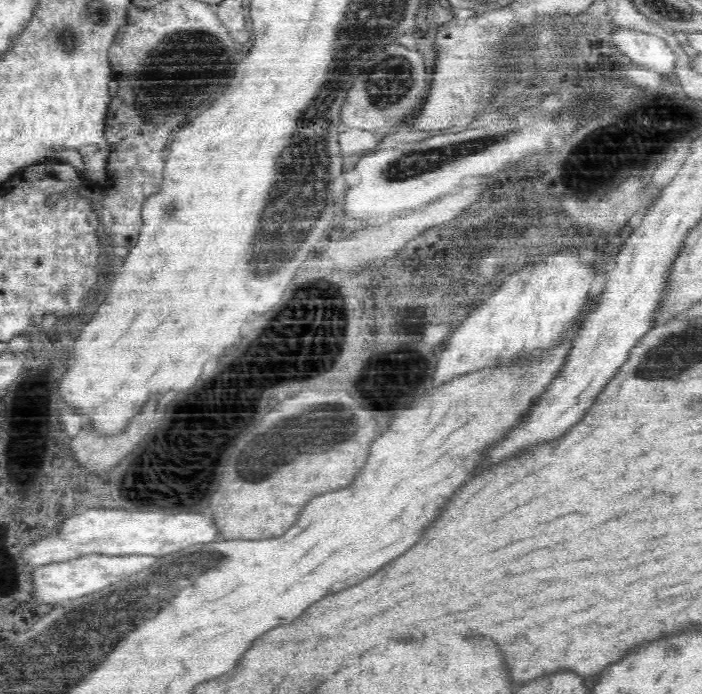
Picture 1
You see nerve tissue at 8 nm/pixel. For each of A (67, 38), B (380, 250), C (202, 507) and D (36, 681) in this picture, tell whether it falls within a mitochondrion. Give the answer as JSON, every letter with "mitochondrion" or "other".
{"A":"mitochondrion","B":"other","C":"other","D":"mitochondrion"}

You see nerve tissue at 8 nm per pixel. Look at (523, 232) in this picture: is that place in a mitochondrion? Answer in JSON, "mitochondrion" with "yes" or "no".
{"mitochondrion":"no"}

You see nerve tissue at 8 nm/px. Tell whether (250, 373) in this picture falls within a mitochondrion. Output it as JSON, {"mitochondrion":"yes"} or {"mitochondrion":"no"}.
{"mitochondrion":"yes"}

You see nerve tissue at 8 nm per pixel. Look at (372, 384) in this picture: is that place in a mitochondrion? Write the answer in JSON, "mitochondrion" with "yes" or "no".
{"mitochondrion":"yes"}

